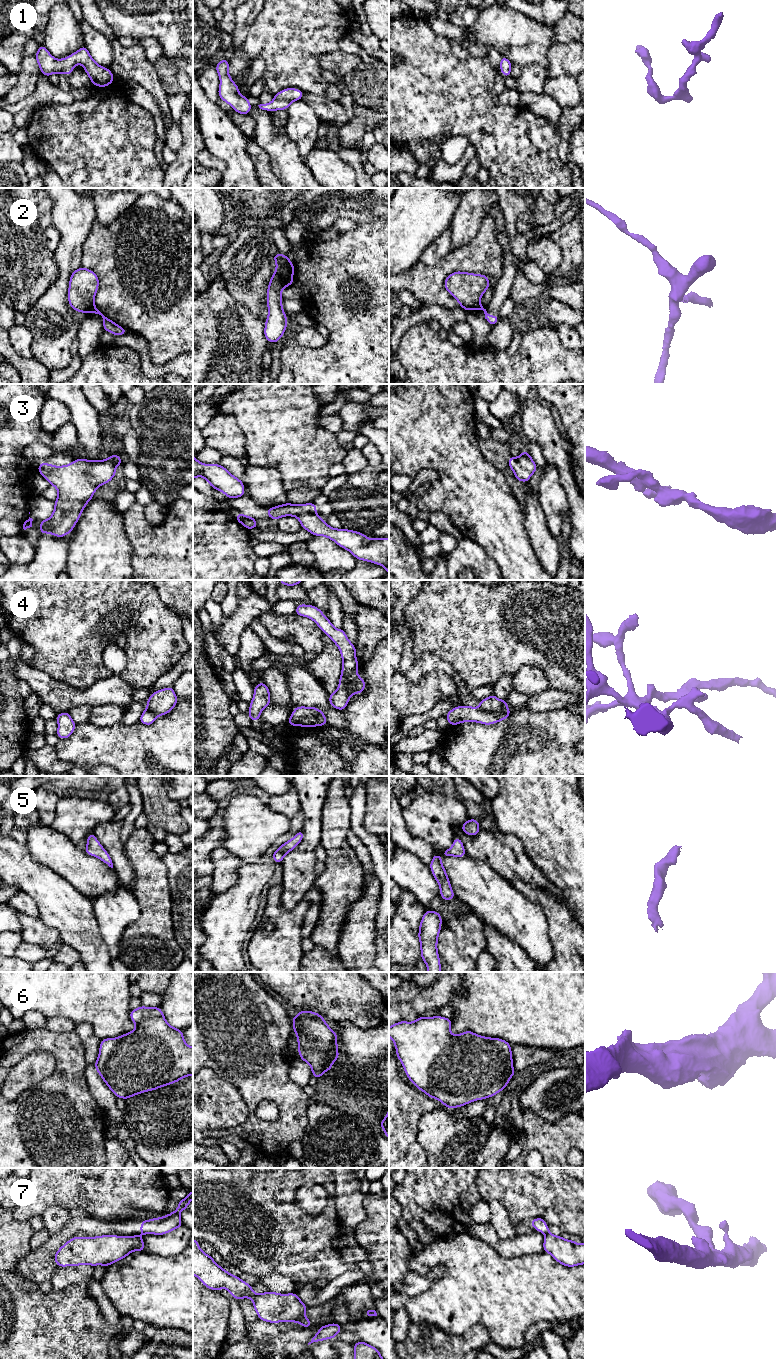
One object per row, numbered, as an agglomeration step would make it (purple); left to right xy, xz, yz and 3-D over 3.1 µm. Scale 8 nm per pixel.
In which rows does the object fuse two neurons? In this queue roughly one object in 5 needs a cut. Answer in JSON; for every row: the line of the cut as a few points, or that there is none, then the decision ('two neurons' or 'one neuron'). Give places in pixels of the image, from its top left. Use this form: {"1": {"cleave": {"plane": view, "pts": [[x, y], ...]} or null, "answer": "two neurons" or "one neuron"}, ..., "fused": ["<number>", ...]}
{"1": {"cleave": null, "answer": "one neuron"}, "2": {"cleave": {"plane": "xy", "pts": [[95, 308], [92, 312]]}, "answer": "two neurons"}, "3": {"cleave": null, "answer": "one neuron"}, "4": {"cleave": {"plane": "yz", "pts": [[480, 708], [494, 712], [508, 709]]}, "answer": "two neurons"}, "5": {"cleave": null, "answer": "one neuron"}, "6": {"cleave": null, "answer": "one neuron"}, "7": {"cleave": {"plane": "yz", "pts": [[549, 1232], [544, 1234]]}, "answer": "two neurons"}, "fused": ["2", "4", "7"]}

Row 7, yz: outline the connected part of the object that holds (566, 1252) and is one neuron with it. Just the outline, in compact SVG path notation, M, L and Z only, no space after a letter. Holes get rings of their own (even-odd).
M550 1232L545 1234L543 1251L548 1252L558 1263L574 1267L585 1264L585 1243L577 1244L574 1240L566 1240Z

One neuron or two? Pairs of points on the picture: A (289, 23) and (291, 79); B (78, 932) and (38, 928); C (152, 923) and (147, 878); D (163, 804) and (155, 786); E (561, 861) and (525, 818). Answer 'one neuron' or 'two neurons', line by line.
A: one neuron
B: two neurons
C: one neuron
D: one neuron
E: one neuron

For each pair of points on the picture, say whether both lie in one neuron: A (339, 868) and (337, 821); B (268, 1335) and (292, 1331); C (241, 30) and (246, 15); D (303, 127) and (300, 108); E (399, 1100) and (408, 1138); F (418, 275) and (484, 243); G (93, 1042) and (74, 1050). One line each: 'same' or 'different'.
A: same
B: same
C: same
D: same
E: same
F: same
G: different

